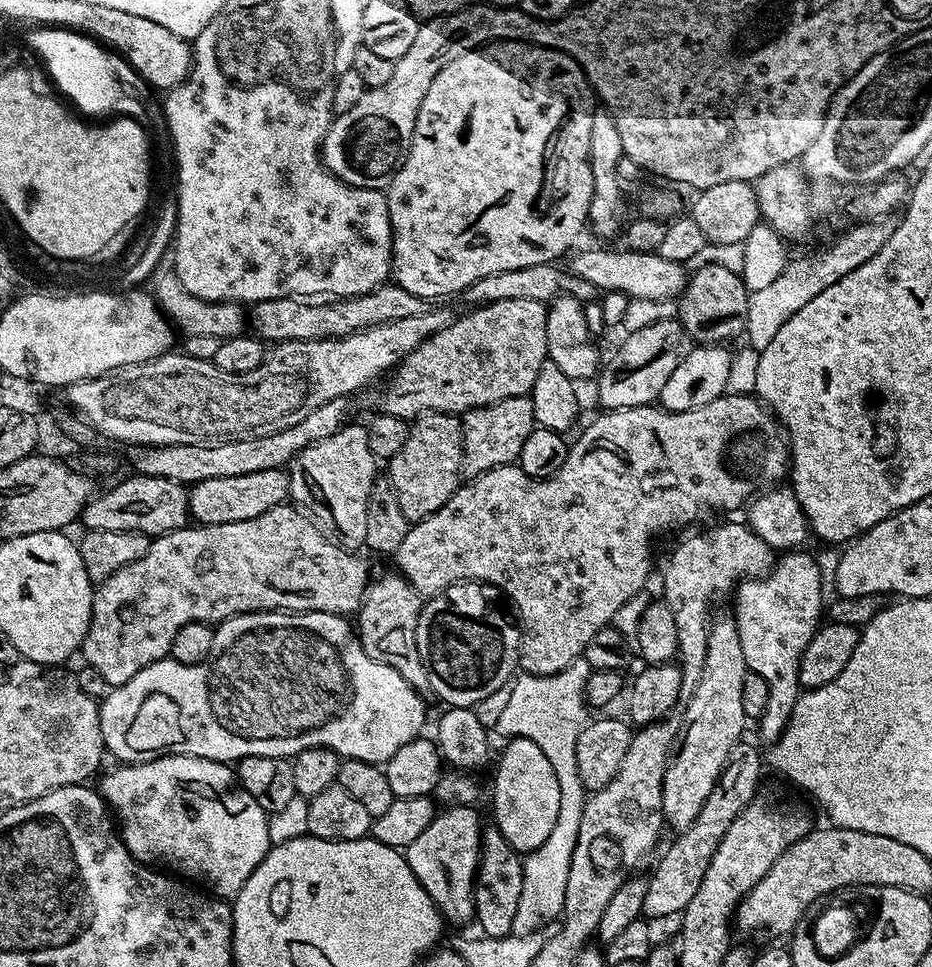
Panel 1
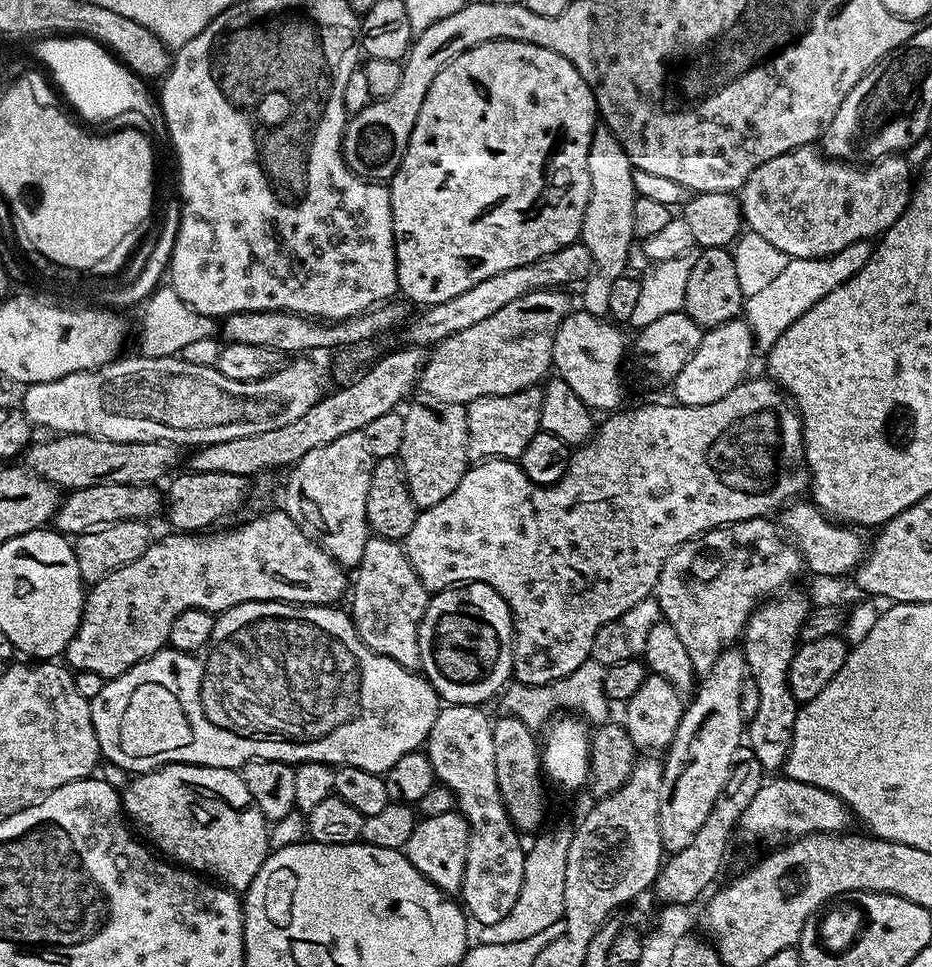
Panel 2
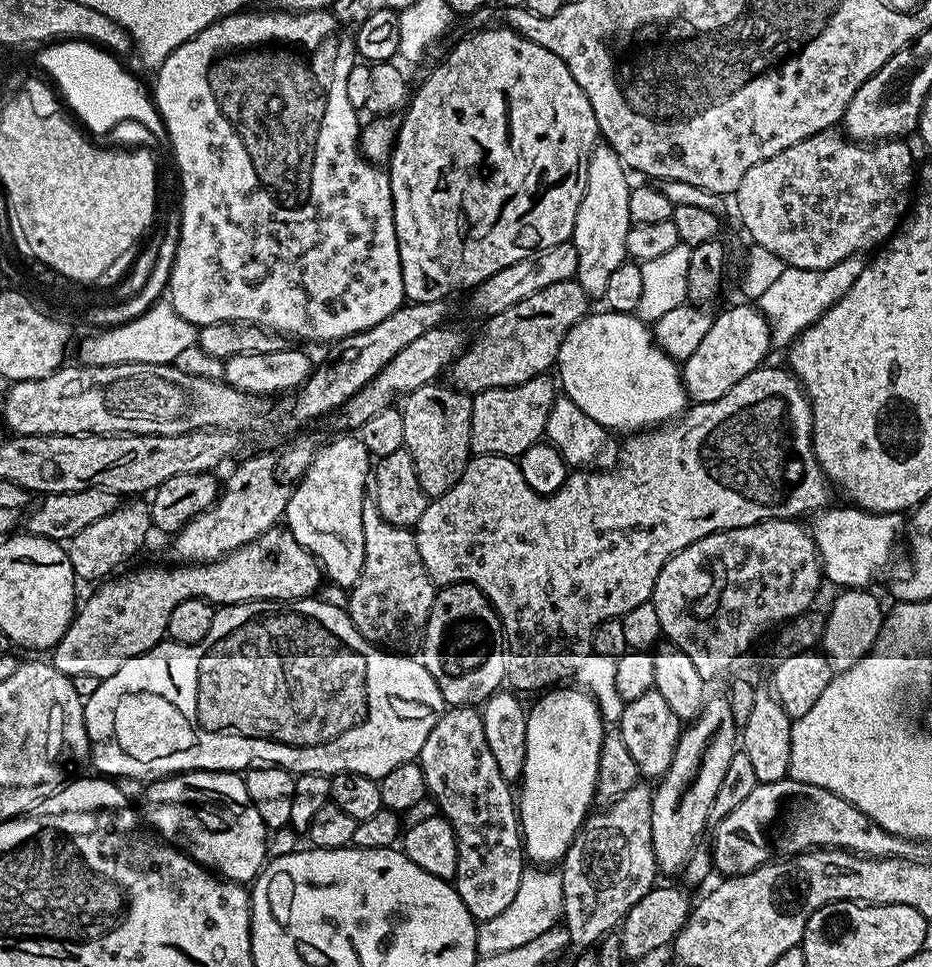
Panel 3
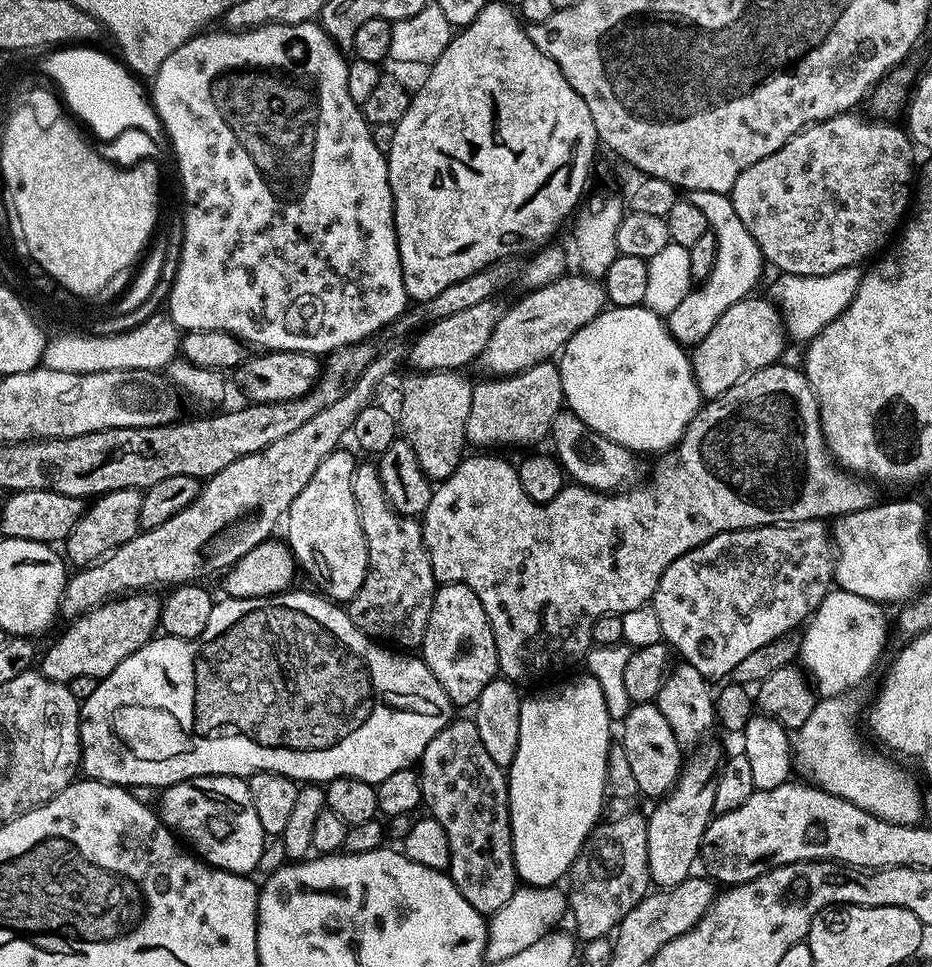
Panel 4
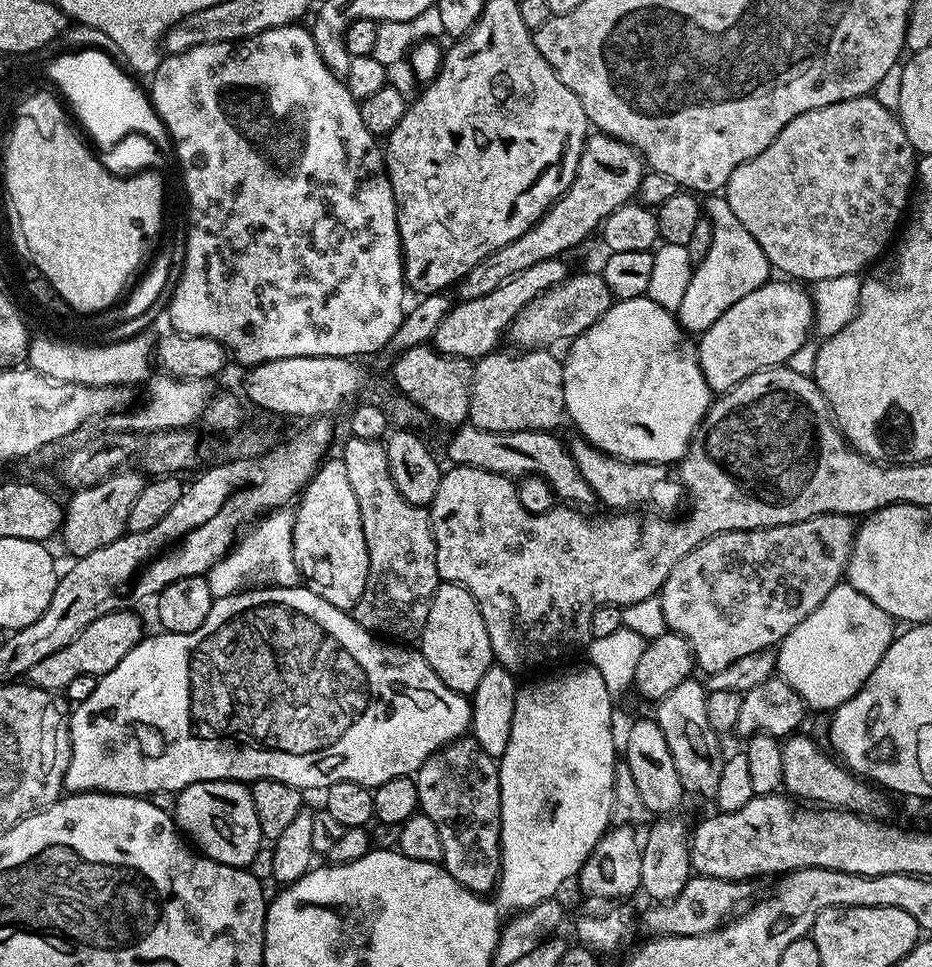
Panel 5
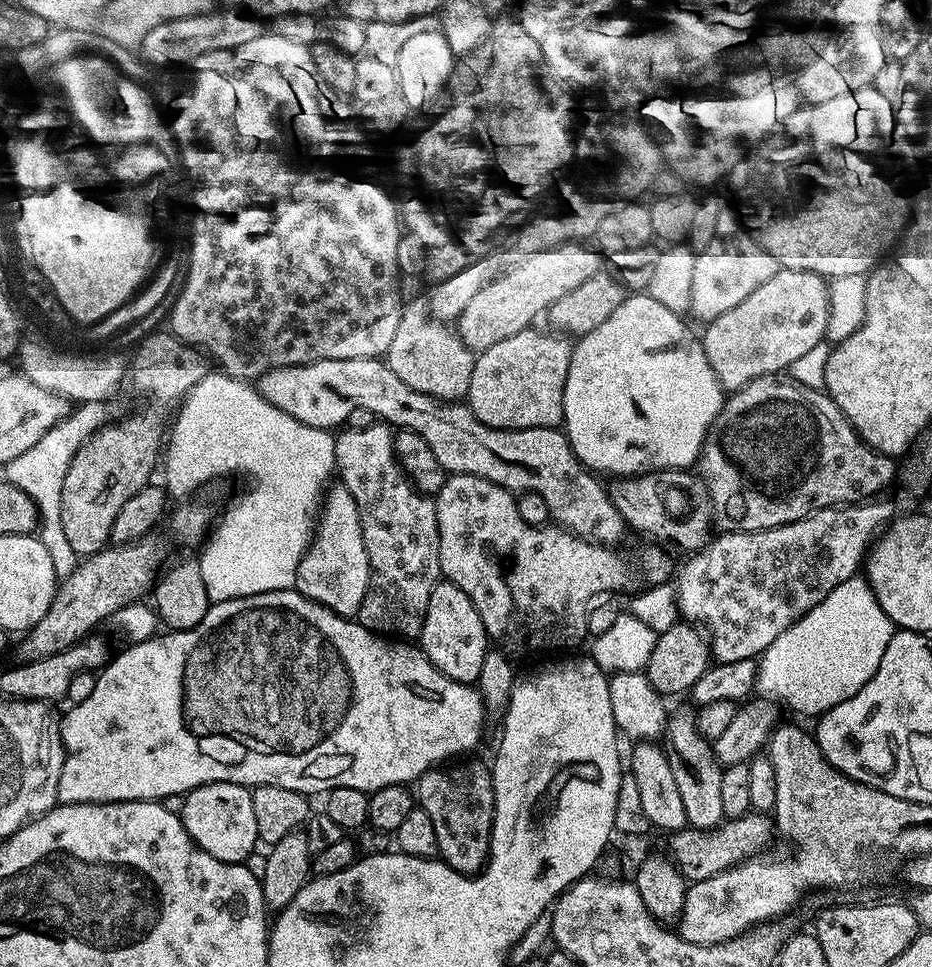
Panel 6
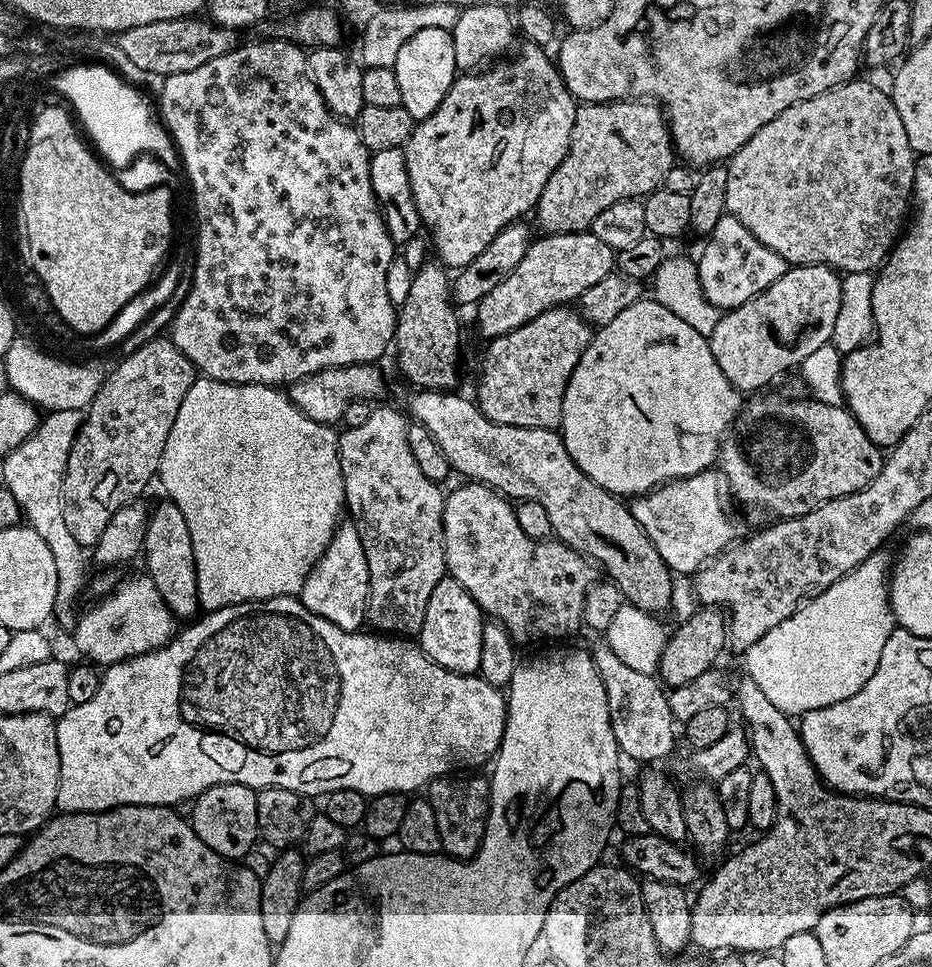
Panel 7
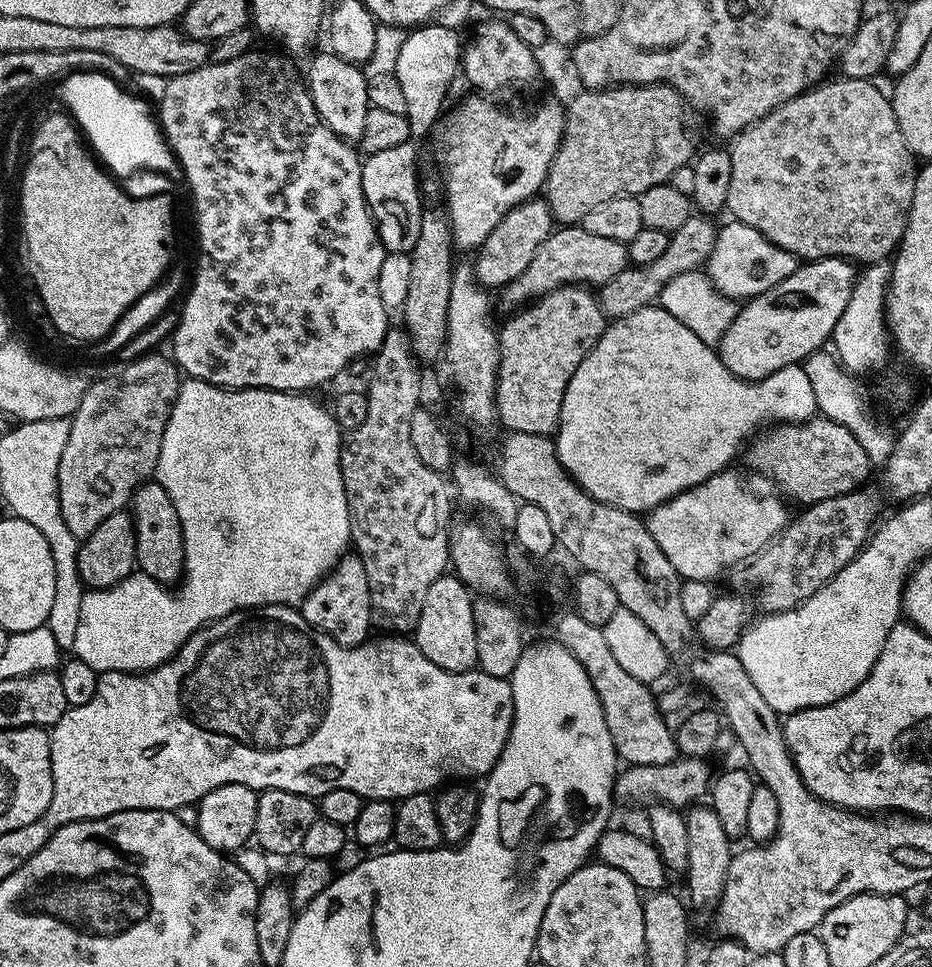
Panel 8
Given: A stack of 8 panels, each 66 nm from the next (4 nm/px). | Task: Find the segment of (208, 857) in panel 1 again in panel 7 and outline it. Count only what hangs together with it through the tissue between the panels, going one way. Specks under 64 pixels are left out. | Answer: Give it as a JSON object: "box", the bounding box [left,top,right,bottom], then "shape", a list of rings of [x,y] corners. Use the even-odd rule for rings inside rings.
{"box":[190,784,258,862],"shape":[[[215,784],[195,797],[190,817],[192,829],[218,855],[229,862],[239,861],[253,851],[258,840],[256,792],[241,784]]]}

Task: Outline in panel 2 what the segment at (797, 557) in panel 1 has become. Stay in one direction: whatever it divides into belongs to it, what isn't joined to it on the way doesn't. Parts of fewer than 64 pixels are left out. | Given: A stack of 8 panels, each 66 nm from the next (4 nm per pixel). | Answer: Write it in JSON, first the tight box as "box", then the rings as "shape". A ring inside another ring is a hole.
{"box":[742,591,810,770],"shape":[[[792,591],[763,601],[748,620],[742,637],[744,662],[750,679],[758,686],[758,714],[747,721],[746,744],[766,770],[783,769],[792,745],[792,731],[798,711],[798,702],[788,685],[788,671],[801,643],[800,631],[808,618],[810,603],[802,593]]]}

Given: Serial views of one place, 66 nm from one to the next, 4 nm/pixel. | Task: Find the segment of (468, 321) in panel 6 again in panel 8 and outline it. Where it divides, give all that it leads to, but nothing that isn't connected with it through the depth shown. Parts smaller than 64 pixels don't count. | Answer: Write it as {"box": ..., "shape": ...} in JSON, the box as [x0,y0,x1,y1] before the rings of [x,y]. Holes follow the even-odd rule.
{"box":[506,226,629,306],"shape":[[[560,226],[550,233],[542,246],[538,246],[538,254],[534,254],[530,266],[526,266],[526,270],[522,270],[522,274],[508,284],[506,295],[520,304],[516,306],[524,306],[539,300],[548,289],[562,284],[575,282],[581,286],[602,286],[629,266],[627,244],[590,234],[590,230],[583,226]]]}

